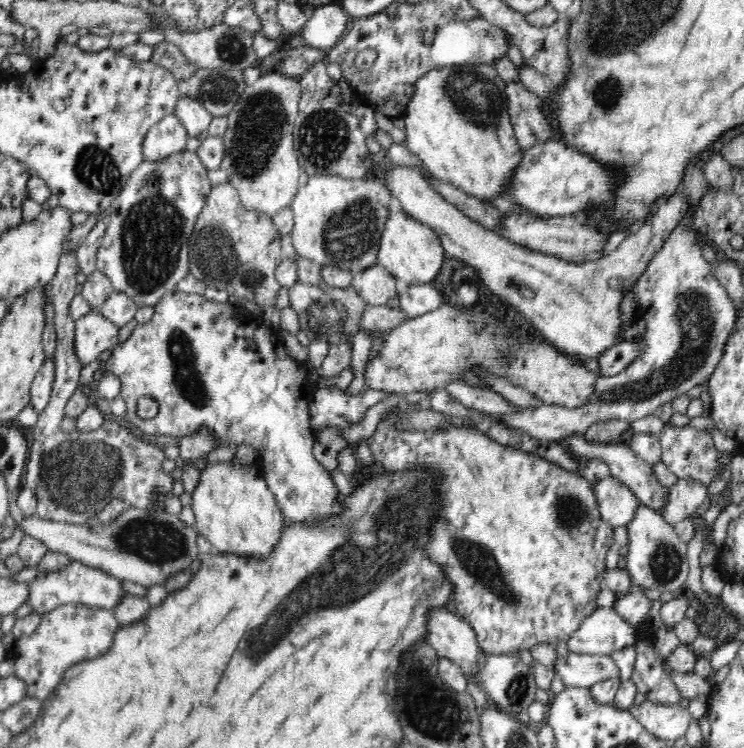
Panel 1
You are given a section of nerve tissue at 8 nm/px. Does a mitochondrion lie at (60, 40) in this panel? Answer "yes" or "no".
no

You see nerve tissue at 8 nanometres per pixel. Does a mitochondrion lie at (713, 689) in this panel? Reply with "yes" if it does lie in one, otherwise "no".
no

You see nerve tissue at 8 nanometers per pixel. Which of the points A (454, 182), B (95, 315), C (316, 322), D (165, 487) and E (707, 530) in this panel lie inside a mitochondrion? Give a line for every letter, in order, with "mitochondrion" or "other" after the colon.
A: other
B: other
C: mitochondrion
D: other
E: other

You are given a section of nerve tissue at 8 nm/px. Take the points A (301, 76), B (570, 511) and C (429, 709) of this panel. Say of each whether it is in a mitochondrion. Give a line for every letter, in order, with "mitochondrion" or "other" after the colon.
A: other
B: mitochondrion
C: mitochondrion

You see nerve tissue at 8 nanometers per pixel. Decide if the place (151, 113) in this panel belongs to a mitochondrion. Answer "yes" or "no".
no

